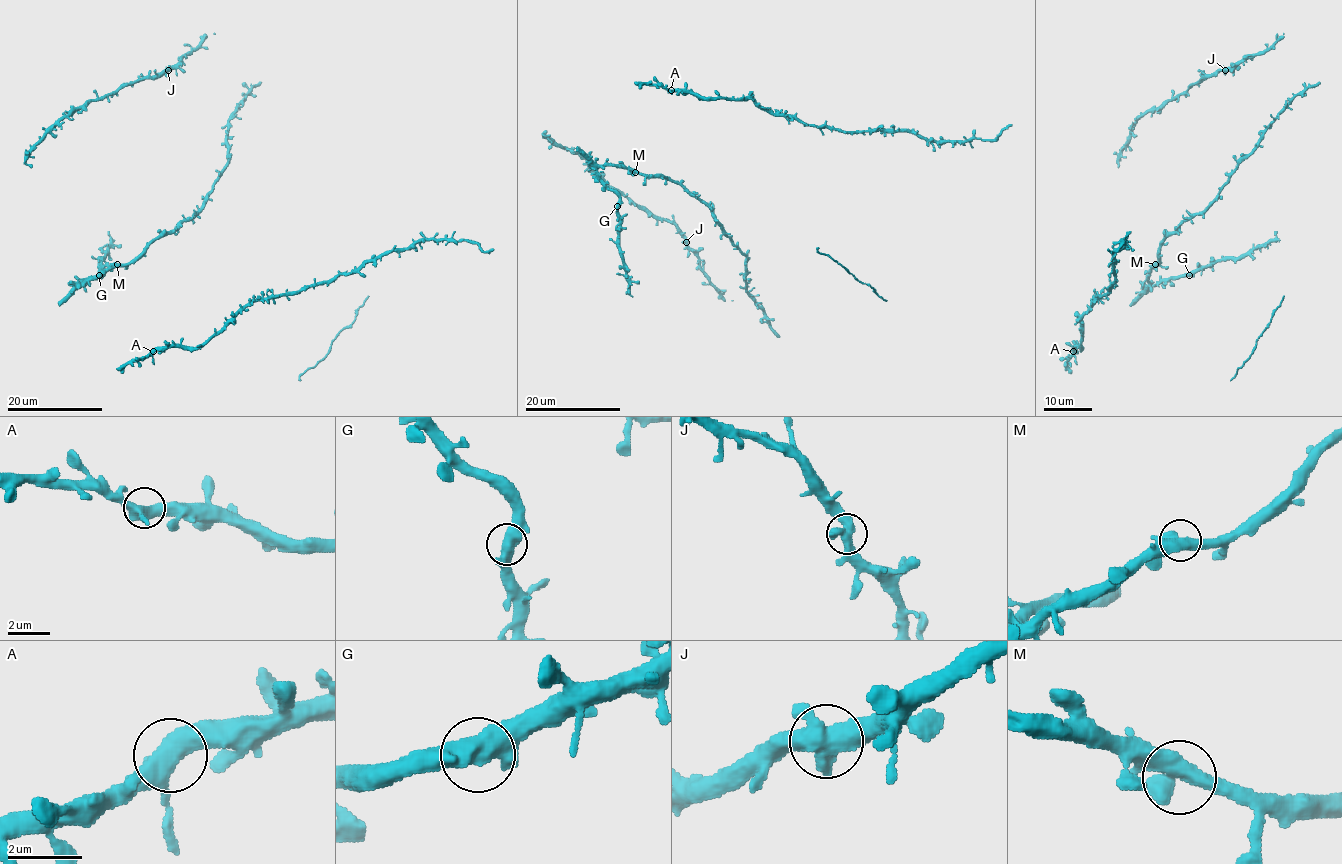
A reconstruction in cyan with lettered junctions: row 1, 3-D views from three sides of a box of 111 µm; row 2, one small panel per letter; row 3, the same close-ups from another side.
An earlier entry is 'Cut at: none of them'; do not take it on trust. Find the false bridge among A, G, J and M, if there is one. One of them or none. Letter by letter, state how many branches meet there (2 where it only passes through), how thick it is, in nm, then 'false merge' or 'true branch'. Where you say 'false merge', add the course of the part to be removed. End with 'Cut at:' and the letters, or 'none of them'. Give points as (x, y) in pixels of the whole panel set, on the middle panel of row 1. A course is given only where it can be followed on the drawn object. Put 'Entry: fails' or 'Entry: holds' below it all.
A: 3 | 480 nm | true branch
G: 3 | 500 nm | true branch
J: 3 | 500 nm | true branch
M: 3 | 480 nm | true branch
Cut at: none of them
Entry: holds

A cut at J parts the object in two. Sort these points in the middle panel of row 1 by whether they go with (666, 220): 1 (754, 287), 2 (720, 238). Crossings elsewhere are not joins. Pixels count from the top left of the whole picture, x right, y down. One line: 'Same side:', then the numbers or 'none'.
Same side: 1, 2

